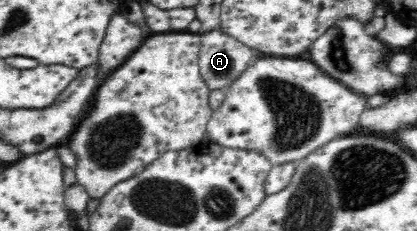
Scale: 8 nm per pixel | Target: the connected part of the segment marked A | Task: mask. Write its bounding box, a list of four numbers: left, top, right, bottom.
[199,28,252,90]

